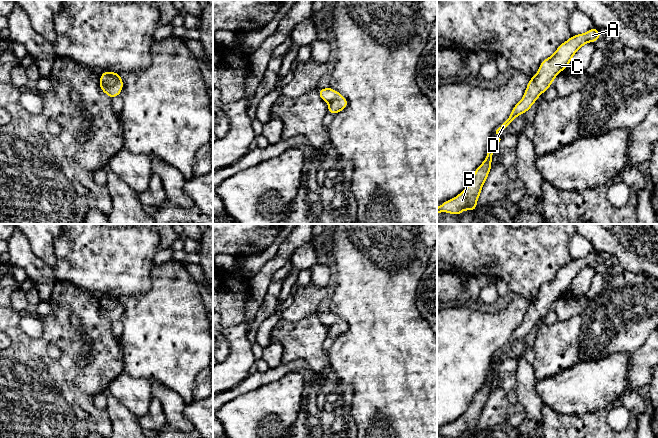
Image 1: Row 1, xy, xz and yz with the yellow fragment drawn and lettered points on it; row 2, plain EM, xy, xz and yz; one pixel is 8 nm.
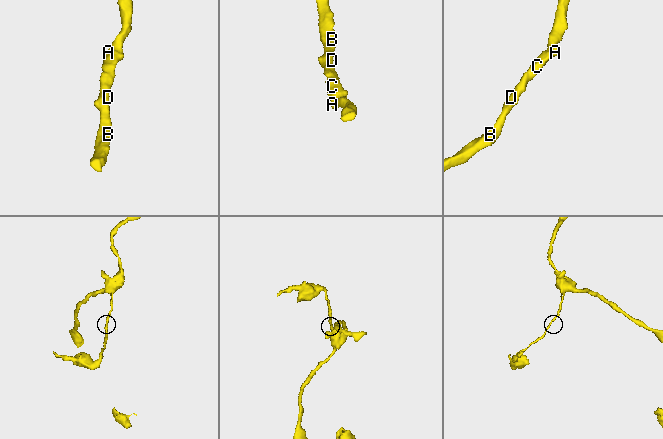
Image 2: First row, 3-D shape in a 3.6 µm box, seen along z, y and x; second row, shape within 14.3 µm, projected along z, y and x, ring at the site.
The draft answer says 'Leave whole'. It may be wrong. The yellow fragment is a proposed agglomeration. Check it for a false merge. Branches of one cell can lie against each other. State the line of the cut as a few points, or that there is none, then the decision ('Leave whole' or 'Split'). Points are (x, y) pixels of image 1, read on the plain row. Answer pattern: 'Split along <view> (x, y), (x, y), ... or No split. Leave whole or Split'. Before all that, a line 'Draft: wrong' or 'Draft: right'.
Draft: right
No split. Leave whole

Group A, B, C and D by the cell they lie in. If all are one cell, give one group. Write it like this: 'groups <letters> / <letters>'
groups A B C D

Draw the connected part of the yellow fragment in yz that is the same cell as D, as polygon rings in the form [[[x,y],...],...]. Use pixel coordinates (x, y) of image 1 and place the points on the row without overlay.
[[[595,252],[580,259],[573,259],[562,267],[552,280],[543,284],[537,298],[531,301],[522,324],[515,329],[508,343],[496,354],[496,358],[501,358],[516,341],[530,333],[540,318],[552,309],[553,303],[559,296],[568,291],[573,279],[585,267],[596,266],[600,261],[599,254]]]

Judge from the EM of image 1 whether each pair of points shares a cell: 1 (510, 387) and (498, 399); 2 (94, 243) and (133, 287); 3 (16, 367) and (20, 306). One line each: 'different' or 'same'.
1: different
2: same
3: different

